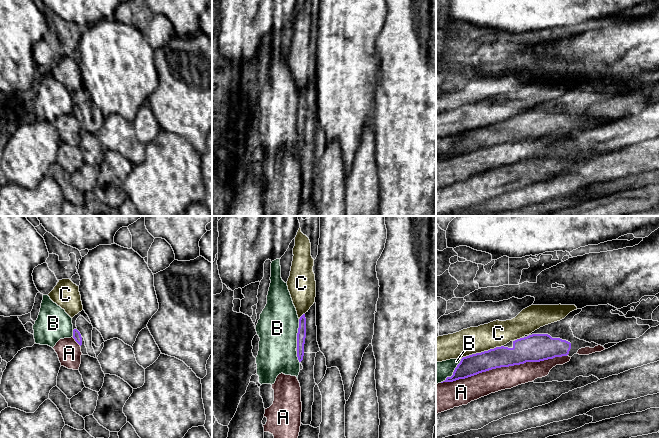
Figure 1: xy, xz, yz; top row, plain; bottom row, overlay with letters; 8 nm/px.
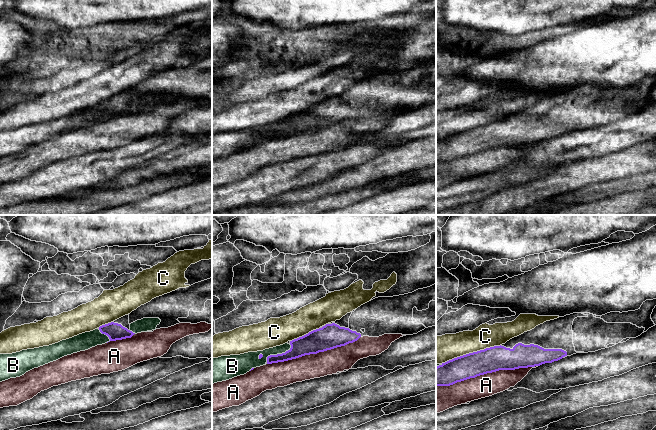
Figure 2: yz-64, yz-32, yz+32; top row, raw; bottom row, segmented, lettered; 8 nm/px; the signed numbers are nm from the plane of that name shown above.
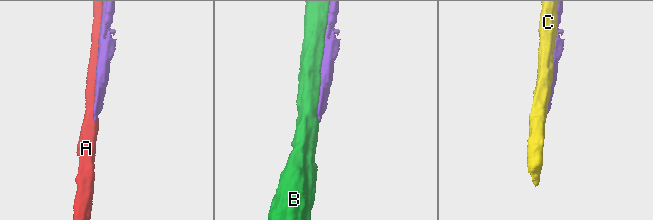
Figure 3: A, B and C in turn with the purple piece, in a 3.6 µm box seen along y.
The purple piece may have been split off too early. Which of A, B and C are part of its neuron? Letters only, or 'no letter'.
no letter

